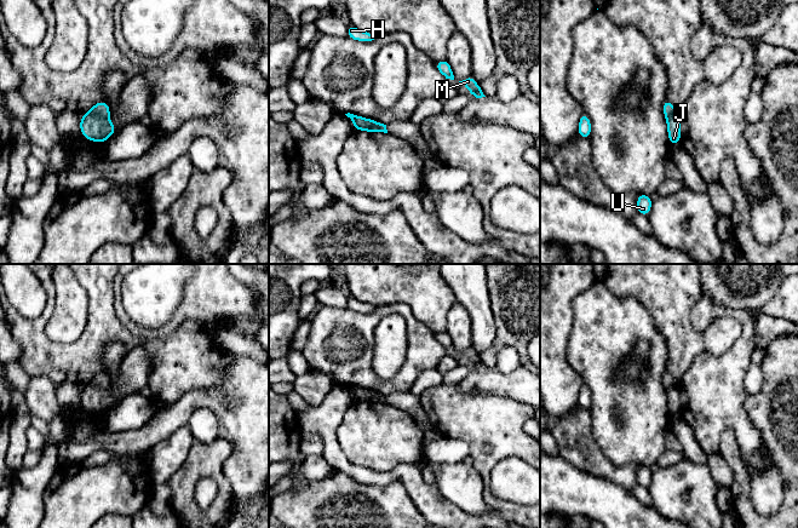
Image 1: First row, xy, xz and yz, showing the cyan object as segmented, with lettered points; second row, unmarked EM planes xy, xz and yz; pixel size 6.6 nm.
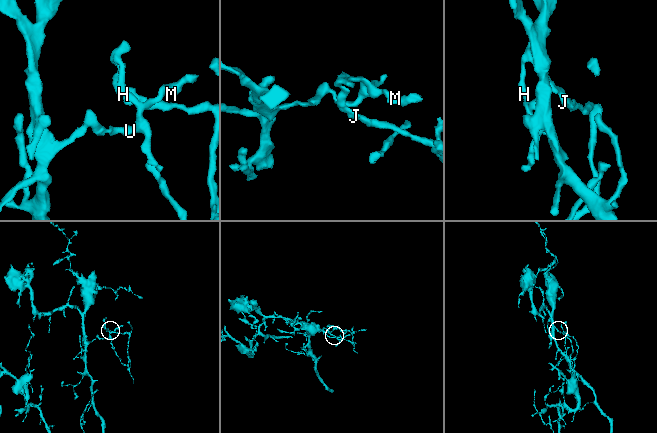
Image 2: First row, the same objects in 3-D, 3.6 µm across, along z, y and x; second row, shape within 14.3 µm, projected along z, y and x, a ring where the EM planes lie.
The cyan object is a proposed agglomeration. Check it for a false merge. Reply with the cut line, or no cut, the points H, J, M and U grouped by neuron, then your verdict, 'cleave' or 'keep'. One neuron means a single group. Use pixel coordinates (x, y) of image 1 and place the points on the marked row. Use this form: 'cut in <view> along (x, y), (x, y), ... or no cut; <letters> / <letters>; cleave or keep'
cut in xy along (89, 112), (107, 118); H M U / J; cleave

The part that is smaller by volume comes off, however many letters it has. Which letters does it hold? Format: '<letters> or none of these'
J

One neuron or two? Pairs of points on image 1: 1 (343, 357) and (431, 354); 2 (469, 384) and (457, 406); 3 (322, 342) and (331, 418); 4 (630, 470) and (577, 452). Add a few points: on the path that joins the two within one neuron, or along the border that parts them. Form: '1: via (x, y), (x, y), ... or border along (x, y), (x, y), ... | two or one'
1: via (365, 377), (375, 384), (397, 384), (409, 372) | one
2: border along (458, 384), (461, 391), (478, 391), (492, 395) | two
3: border along (336, 383), (344, 385) | two
4: via (616, 471), (609, 471), (590, 458) | one

